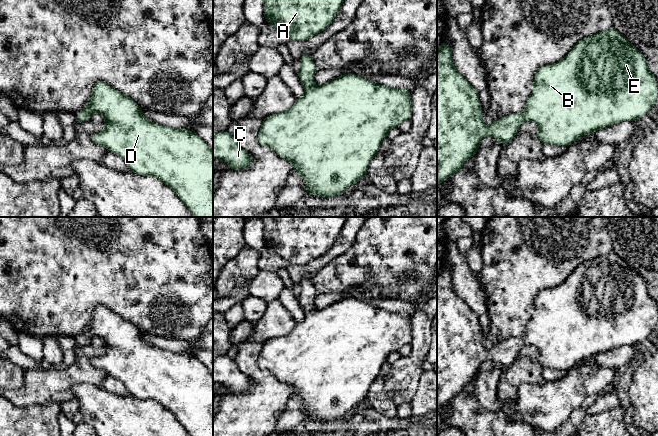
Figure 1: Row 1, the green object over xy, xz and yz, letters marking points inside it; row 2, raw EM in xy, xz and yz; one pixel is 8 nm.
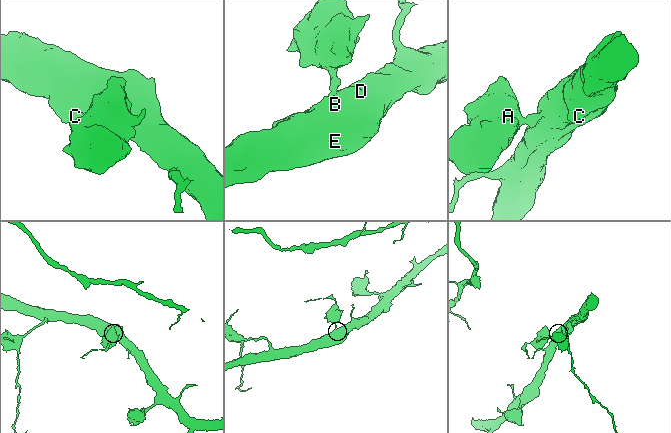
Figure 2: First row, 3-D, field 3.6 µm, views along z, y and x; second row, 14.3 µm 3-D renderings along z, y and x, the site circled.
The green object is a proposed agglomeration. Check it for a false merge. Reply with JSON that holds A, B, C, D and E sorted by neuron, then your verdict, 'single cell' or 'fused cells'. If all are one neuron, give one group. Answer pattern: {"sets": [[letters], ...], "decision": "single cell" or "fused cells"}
{"sets": [["A", "B", "C", "D", "E"]], "decision": "single cell"}

